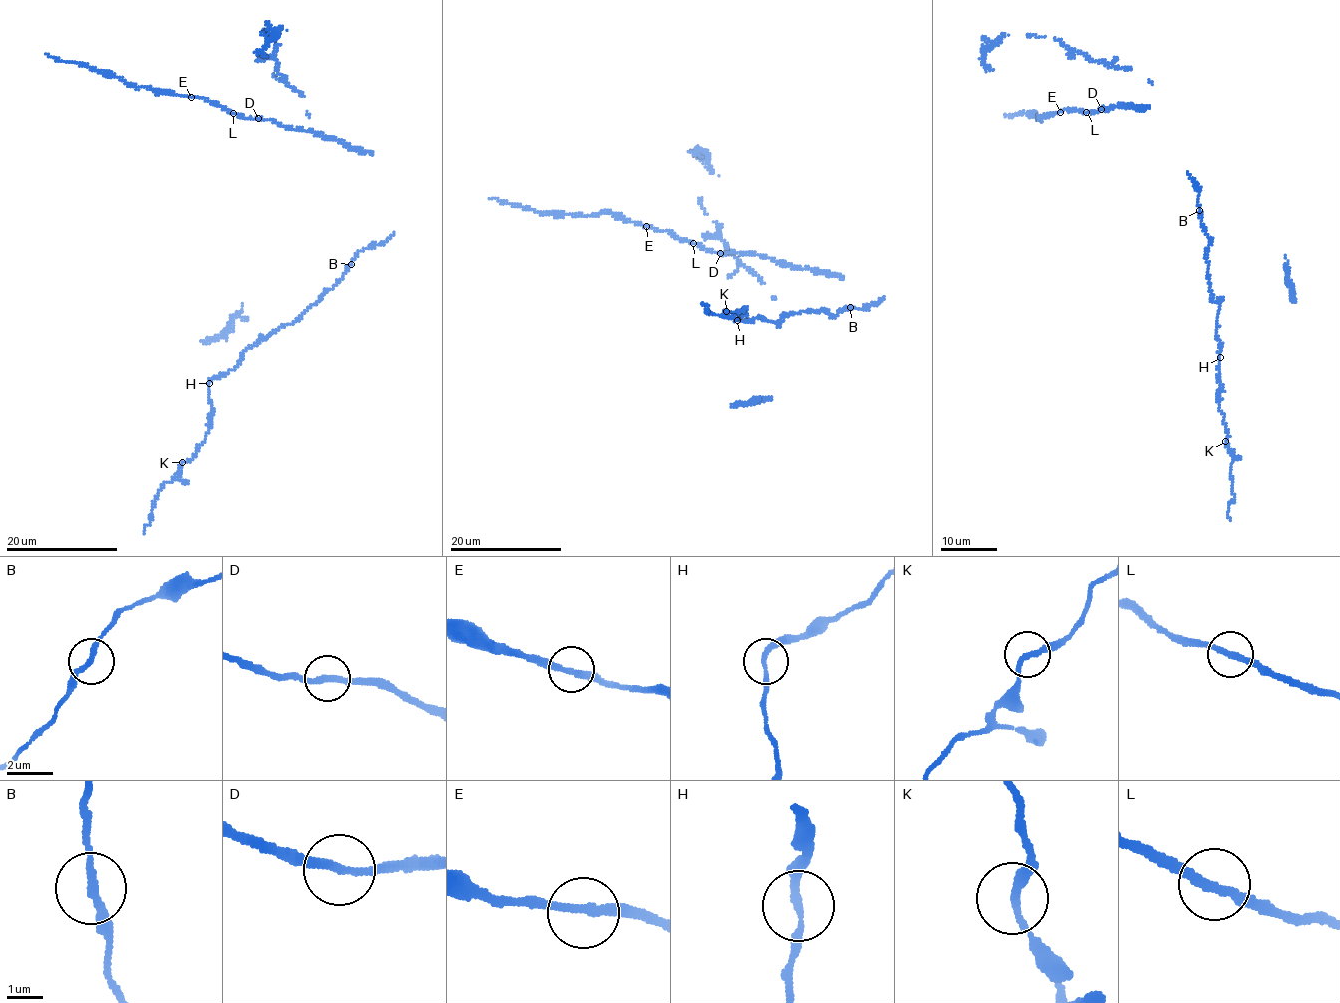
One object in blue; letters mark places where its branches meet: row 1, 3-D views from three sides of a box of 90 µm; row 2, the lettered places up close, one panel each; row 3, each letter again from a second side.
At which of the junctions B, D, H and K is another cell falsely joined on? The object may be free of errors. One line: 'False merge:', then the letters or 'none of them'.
False merge: none of them

